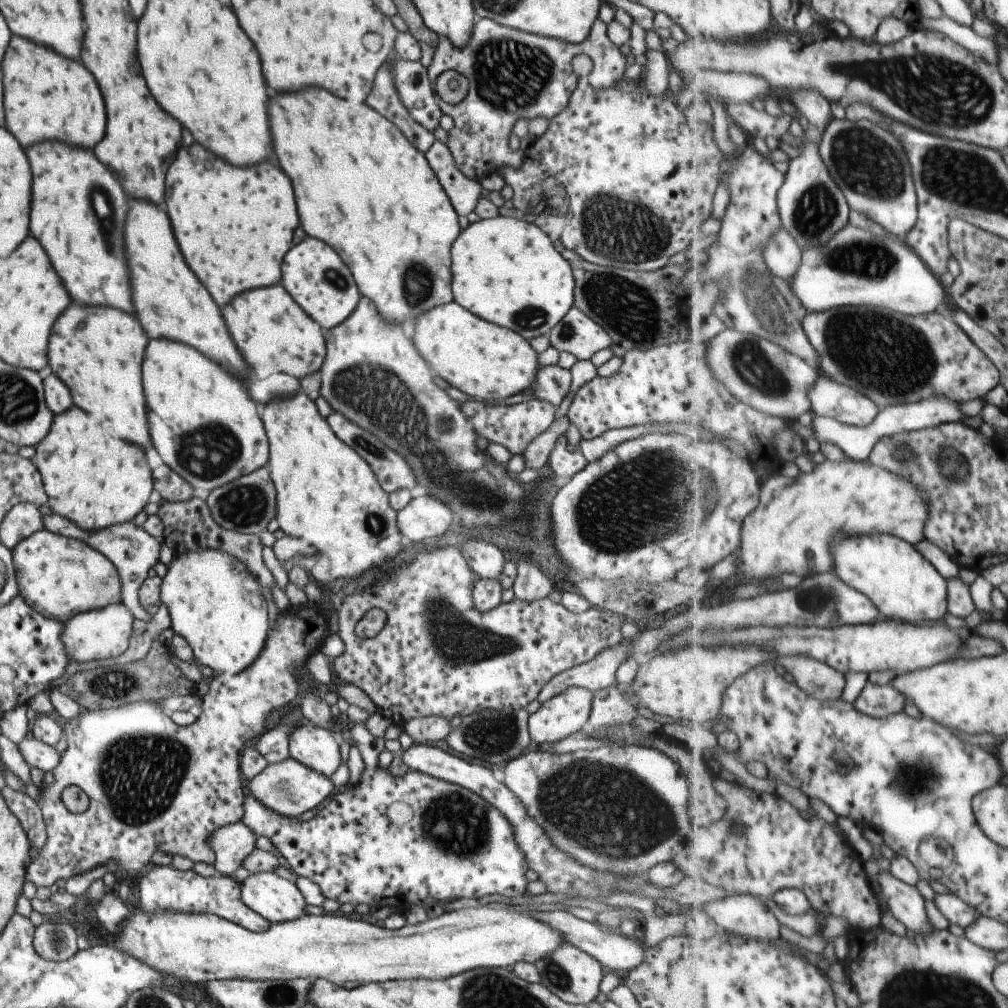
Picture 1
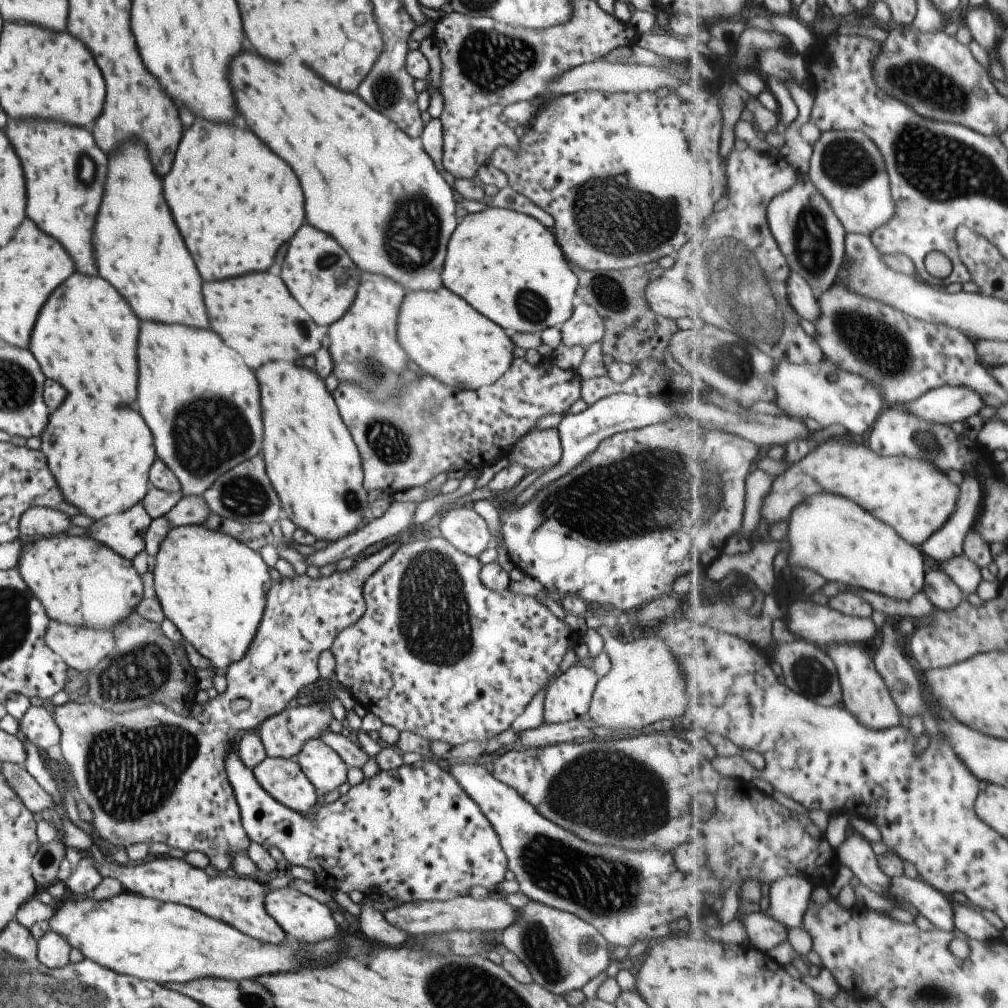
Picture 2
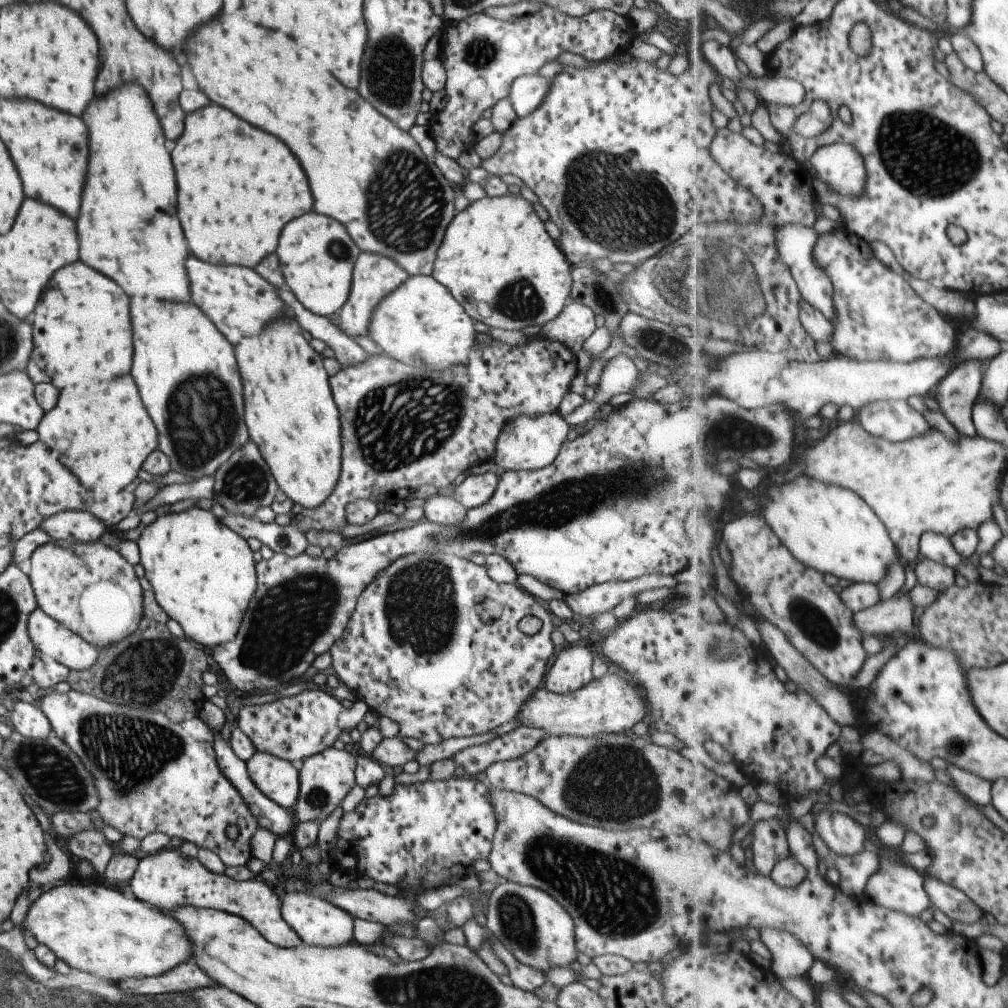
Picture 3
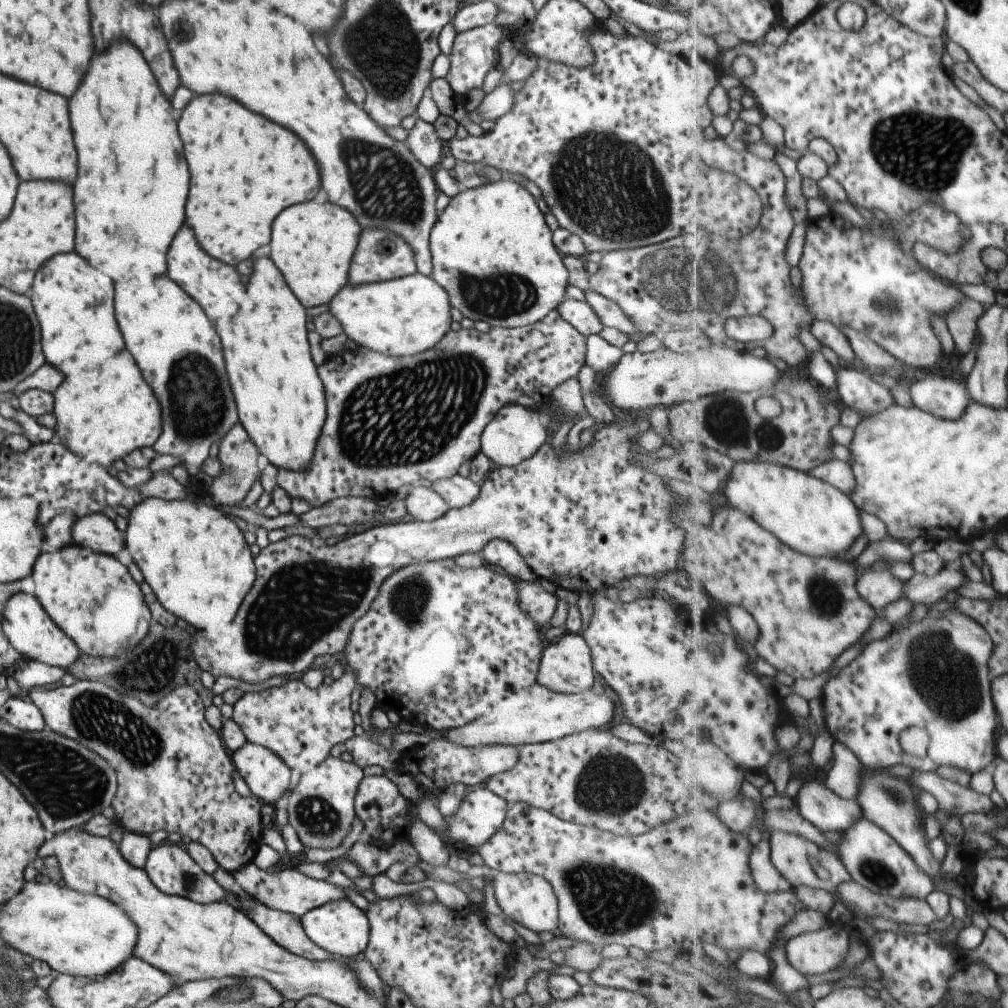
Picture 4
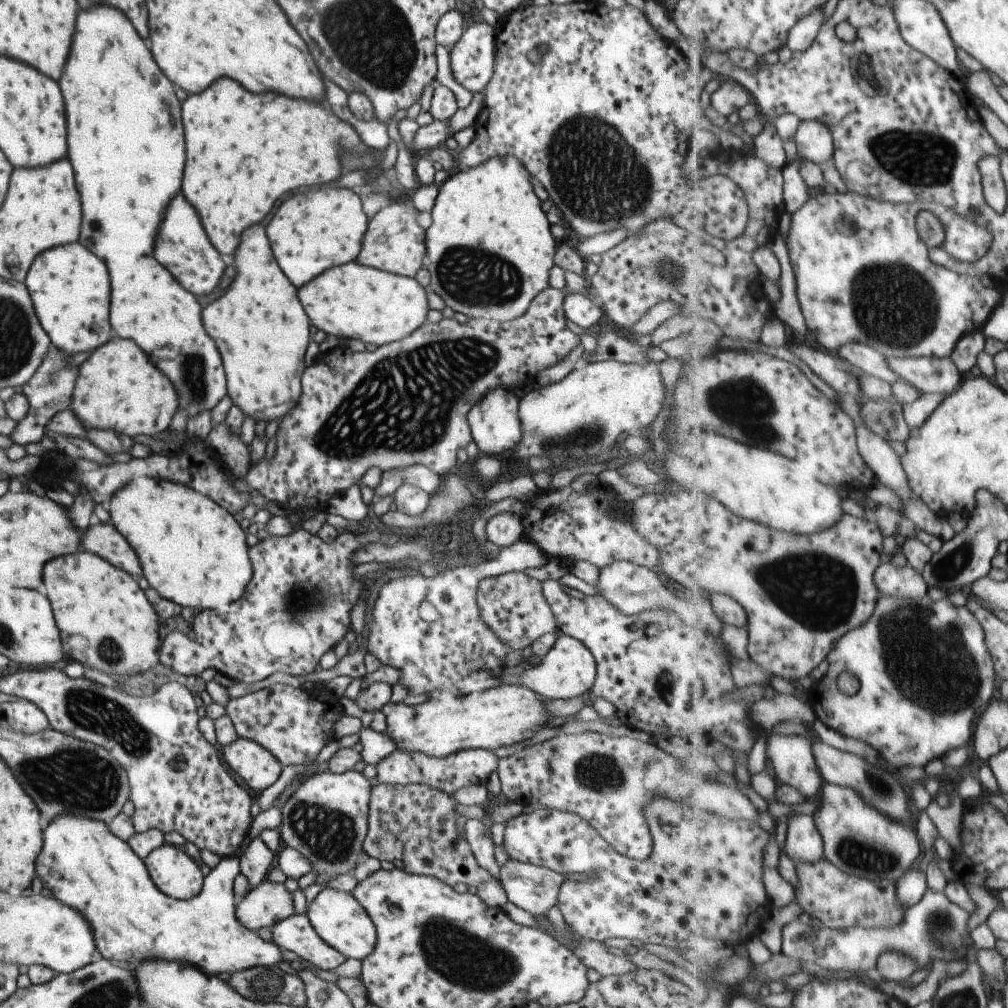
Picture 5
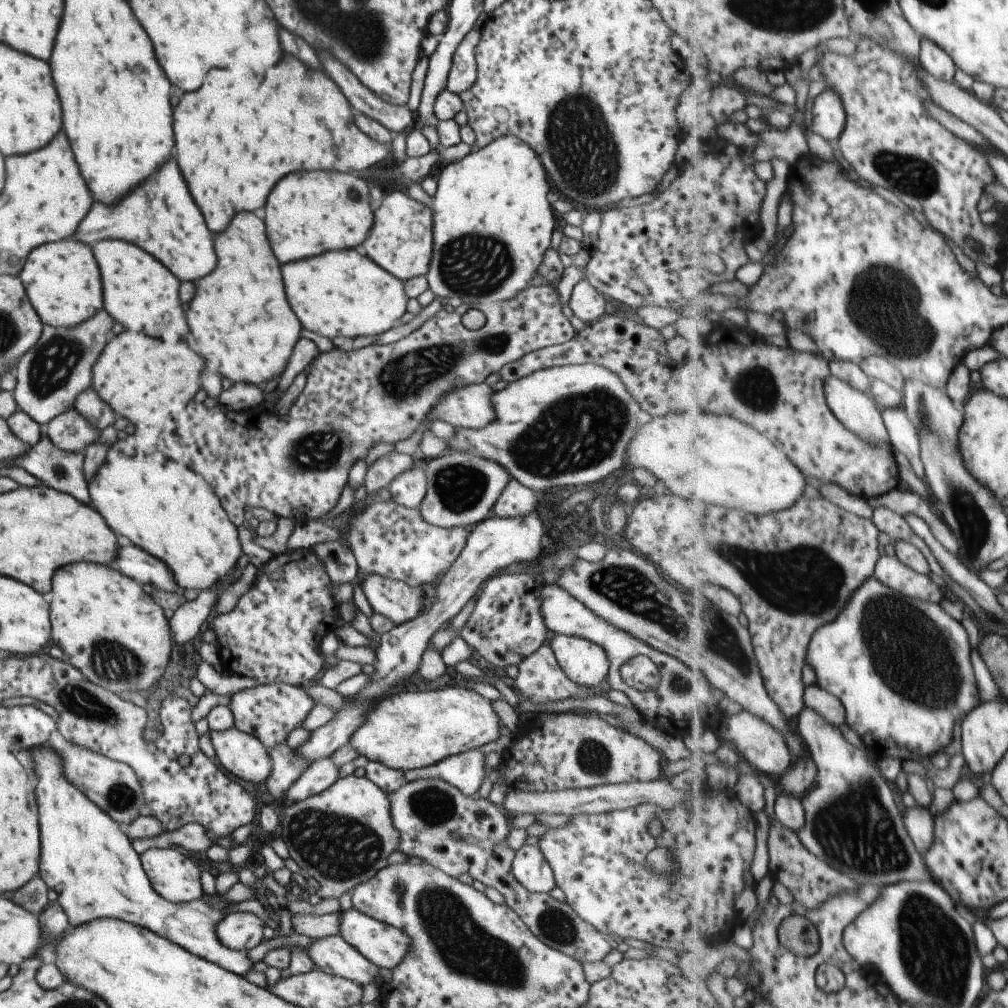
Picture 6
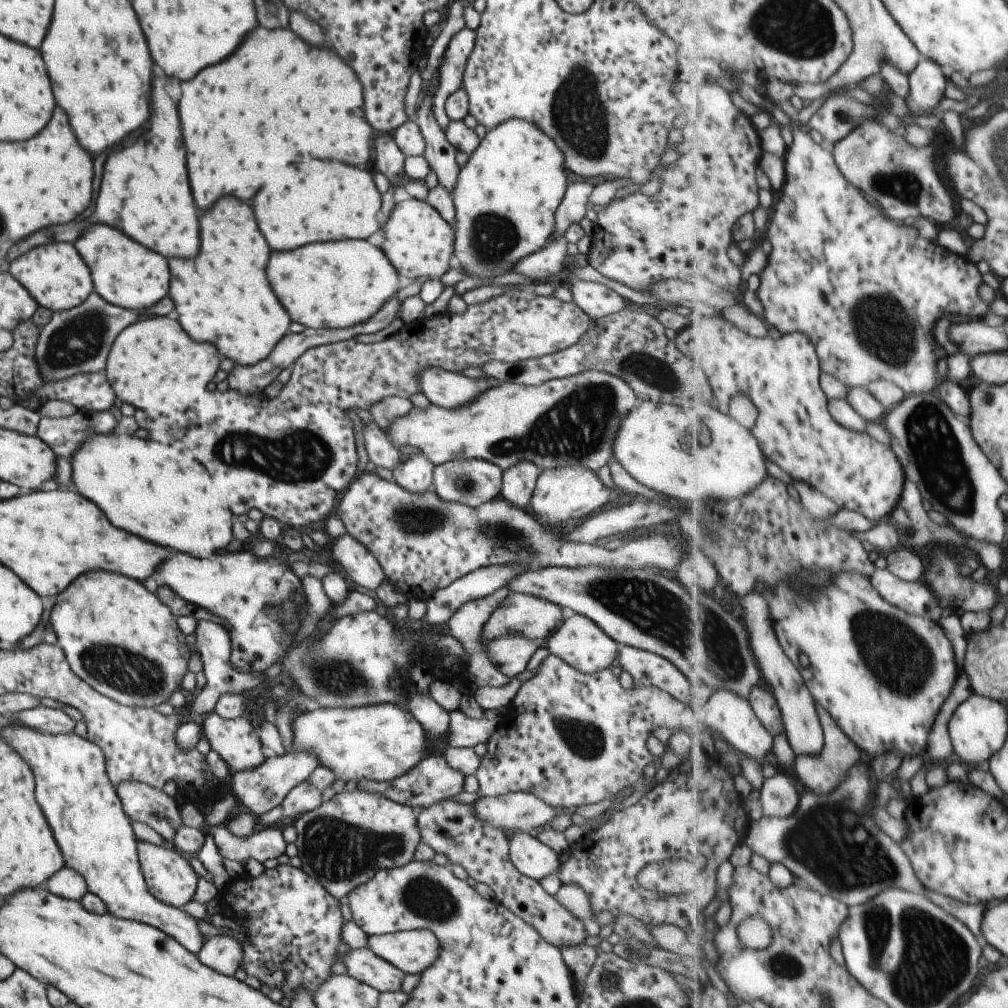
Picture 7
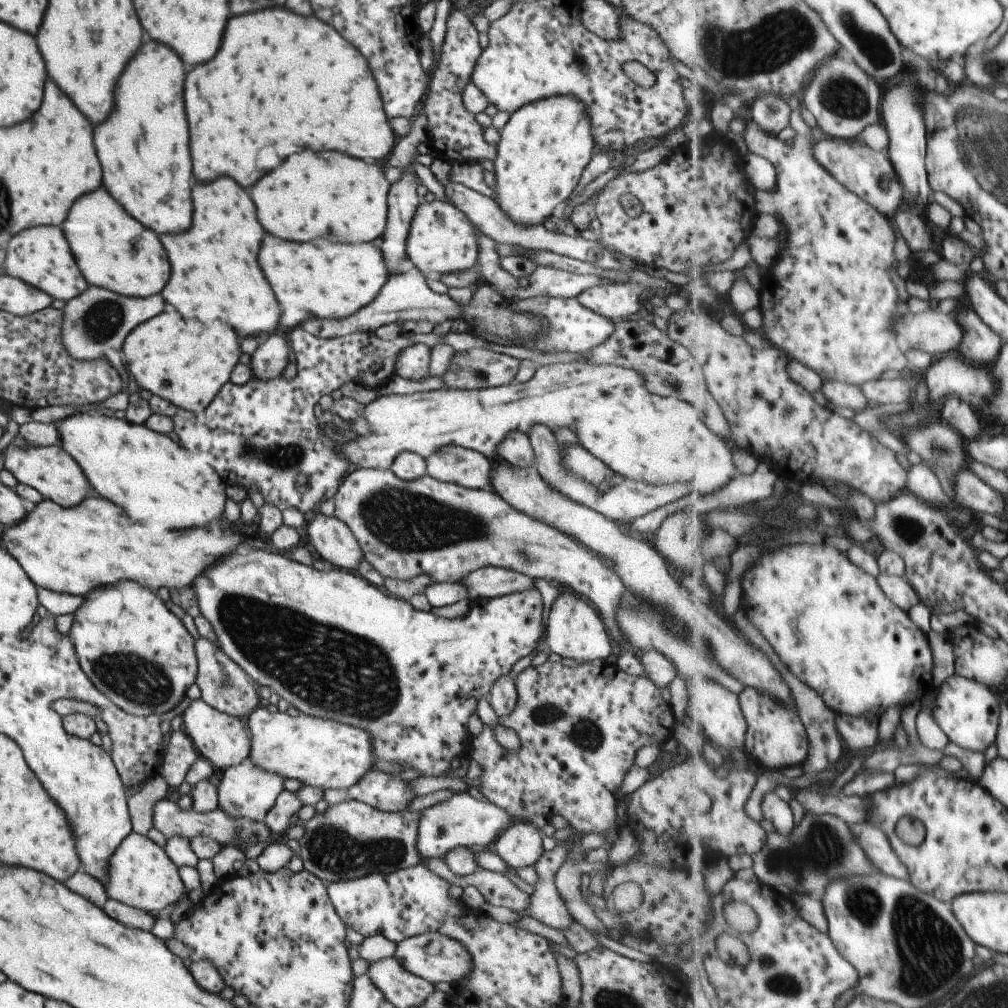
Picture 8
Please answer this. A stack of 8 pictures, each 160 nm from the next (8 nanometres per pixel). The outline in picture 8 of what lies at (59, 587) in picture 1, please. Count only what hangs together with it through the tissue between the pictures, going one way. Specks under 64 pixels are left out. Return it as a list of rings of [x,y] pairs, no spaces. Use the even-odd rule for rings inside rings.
[[[117,582],[115,586],[103,586],[89,592],[85,602],[72,614],[72,625],[67,635],[83,674],[101,694],[127,714],[140,717],[165,714],[179,704],[186,696],[187,688],[194,683],[196,654],[193,637],[180,618],[139,584]]]

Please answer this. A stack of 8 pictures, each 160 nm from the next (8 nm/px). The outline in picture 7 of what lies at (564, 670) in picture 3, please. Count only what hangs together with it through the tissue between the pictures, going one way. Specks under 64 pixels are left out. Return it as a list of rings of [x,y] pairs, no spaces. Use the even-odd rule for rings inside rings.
[[[573,612],[563,616],[560,624],[541,644],[548,648],[551,655],[559,657],[572,669],[585,674],[598,673],[604,668],[610,668],[617,660],[616,653],[619,648],[616,642],[613,642],[600,628],[597,628],[594,622]]]

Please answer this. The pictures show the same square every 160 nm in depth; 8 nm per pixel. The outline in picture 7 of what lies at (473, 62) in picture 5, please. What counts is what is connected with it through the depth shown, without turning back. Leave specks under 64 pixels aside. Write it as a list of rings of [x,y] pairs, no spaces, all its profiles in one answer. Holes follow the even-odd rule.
[[[463,27],[448,40],[444,49],[444,59],[430,98],[431,114],[439,119],[438,125],[443,132],[450,123],[443,118],[443,104],[447,96],[461,86],[464,64],[473,50],[474,40],[474,30]]]

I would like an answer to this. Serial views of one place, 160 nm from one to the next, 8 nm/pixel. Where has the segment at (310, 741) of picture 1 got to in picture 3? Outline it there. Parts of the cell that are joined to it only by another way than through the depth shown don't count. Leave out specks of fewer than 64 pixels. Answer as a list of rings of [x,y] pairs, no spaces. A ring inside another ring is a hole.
[[[325,748],[318,754],[307,756],[302,762],[301,770],[298,772],[298,794],[295,800],[295,810],[291,811],[296,823],[315,822],[323,823],[327,816],[333,814],[336,806],[340,806],[345,794],[351,790],[354,784],[355,758],[345,750]]]

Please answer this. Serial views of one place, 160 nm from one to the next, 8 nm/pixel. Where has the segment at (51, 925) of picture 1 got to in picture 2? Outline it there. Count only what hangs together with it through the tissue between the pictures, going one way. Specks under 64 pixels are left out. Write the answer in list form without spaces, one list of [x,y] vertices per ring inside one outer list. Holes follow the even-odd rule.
[[[48,930],[36,940],[36,958],[47,969],[58,969],[70,962],[72,948],[52,930]]]

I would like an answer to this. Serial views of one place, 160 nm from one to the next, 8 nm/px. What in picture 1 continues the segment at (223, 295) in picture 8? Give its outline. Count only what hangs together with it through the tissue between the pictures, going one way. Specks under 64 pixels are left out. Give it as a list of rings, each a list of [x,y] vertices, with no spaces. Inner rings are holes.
[[[295,392],[291,398],[281,398],[263,406],[261,412],[265,436],[269,440],[267,470],[276,492],[274,519],[283,534],[305,540],[307,546],[313,546],[315,564],[309,575],[311,580],[318,582],[320,587],[331,587],[333,580],[343,578],[345,582],[358,577],[404,550],[408,541],[403,540],[395,526],[396,512],[388,505],[388,494],[381,490],[363,457],[335,438],[309,396]]]

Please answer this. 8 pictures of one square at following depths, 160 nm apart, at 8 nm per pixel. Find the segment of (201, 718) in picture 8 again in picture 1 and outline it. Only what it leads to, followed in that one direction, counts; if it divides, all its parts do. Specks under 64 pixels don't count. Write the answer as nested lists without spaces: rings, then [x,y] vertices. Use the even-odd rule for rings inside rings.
[[[291,757],[278,763],[267,764],[249,781],[247,788],[252,797],[262,802],[268,809],[287,818],[297,818],[303,812],[317,808],[333,792],[329,778]]]

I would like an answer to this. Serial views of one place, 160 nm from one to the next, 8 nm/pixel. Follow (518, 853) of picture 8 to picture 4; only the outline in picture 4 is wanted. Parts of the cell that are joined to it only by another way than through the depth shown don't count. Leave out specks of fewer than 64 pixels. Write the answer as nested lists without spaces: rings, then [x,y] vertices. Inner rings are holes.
[[[494,872],[491,886],[493,898],[506,919],[520,924],[535,934],[540,932],[555,933],[558,905],[555,892],[553,892],[545,878],[536,877],[534,874]]]

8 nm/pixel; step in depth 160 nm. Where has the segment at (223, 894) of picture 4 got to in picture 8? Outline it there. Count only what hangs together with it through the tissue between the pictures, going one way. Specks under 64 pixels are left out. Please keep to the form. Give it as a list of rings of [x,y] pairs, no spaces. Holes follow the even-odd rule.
[[[133,831],[119,843],[111,858],[111,866],[107,868],[107,884],[103,884],[107,898],[119,900],[146,913],[156,914],[165,906],[175,904],[183,892],[184,886],[179,878],[178,869],[167,858],[165,851],[145,835]],[[111,882],[115,892],[111,892]]]

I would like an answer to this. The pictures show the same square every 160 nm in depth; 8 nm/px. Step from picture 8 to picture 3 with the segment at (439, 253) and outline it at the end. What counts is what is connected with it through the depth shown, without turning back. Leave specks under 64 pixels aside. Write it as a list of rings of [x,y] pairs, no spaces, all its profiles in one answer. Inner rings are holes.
[[[359,252],[359,256],[355,258],[353,264],[353,280],[351,280],[351,288],[347,296],[347,300],[337,315],[338,328],[345,336],[353,341],[355,336],[364,336],[369,338],[369,322],[371,322],[371,314],[375,314],[375,308],[379,308],[379,302],[383,302],[383,298],[387,298],[387,294],[391,294],[395,288],[399,288],[399,284],[403,284],[407,280],[408,275],[391,260],[379,256],[379,254],[367,254],[367,252]]]

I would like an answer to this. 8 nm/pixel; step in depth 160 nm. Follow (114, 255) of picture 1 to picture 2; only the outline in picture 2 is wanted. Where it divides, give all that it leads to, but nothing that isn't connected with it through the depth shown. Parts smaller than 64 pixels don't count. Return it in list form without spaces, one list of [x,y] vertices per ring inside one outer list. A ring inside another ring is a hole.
[[[9,120],[5,136],[11,142],[25,174],[25,214],[43,232],[53,236],[73,258],[77,272],[95,276],[91,258],[91,224],[101,200],[105,178],[105,156],[95,146],[91,134],[85,128],[67,126],[63,122],[15,122]],[[81,170],[89,170],[89,178],[81,178]]]

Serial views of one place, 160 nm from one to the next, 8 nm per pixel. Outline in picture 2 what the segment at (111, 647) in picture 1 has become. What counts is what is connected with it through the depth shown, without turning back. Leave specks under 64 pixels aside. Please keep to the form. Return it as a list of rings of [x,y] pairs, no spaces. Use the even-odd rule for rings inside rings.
[[[49,620],[44,641],[47,648],[61,658],[67,667],[85,672],[111,652],[114,645],[111,632]]]

